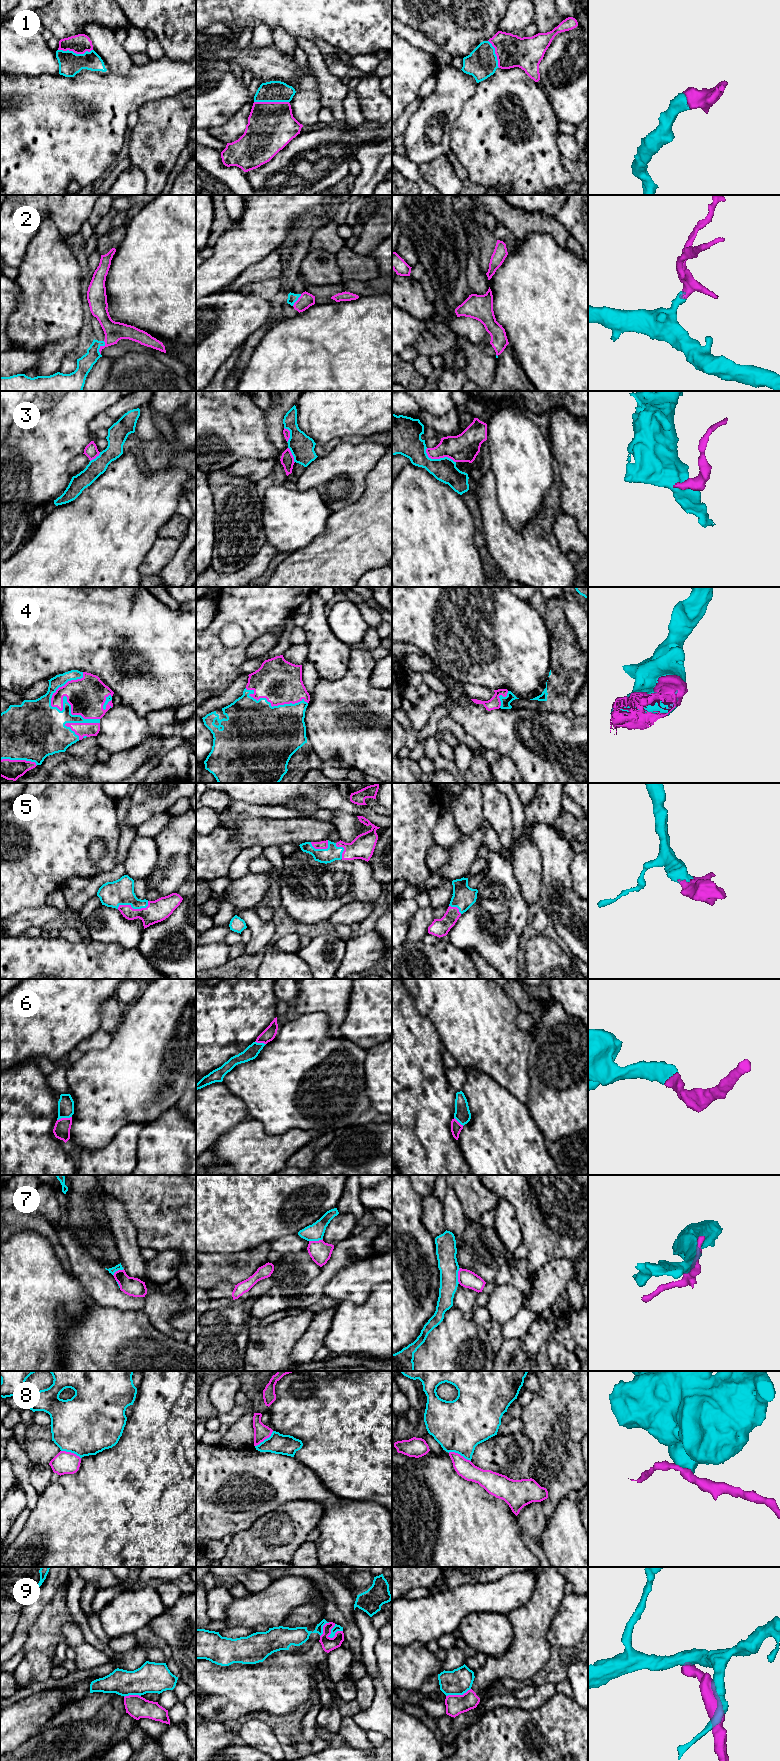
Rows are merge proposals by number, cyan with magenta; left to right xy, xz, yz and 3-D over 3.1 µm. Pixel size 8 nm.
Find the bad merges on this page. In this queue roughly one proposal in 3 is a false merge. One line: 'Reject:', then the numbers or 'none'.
Reject: 3, 7, 8, 9

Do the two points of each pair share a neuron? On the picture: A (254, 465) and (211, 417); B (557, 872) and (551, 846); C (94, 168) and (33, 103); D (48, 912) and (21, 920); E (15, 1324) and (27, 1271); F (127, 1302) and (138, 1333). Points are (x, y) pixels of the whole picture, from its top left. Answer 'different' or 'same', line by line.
A: different
B: same
C: same
D: same
E: same
F: different

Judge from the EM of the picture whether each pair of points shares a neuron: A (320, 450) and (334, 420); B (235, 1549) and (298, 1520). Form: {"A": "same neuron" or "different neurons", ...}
{"A": "different neurons", "B": "same neuron"}

